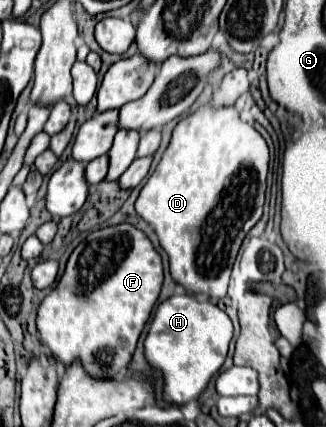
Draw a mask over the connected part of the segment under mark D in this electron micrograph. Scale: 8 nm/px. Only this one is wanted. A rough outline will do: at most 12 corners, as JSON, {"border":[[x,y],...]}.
{"border":[[176,125],[136,199],[188,293],[226,297],[262,217],[264,137]]}

